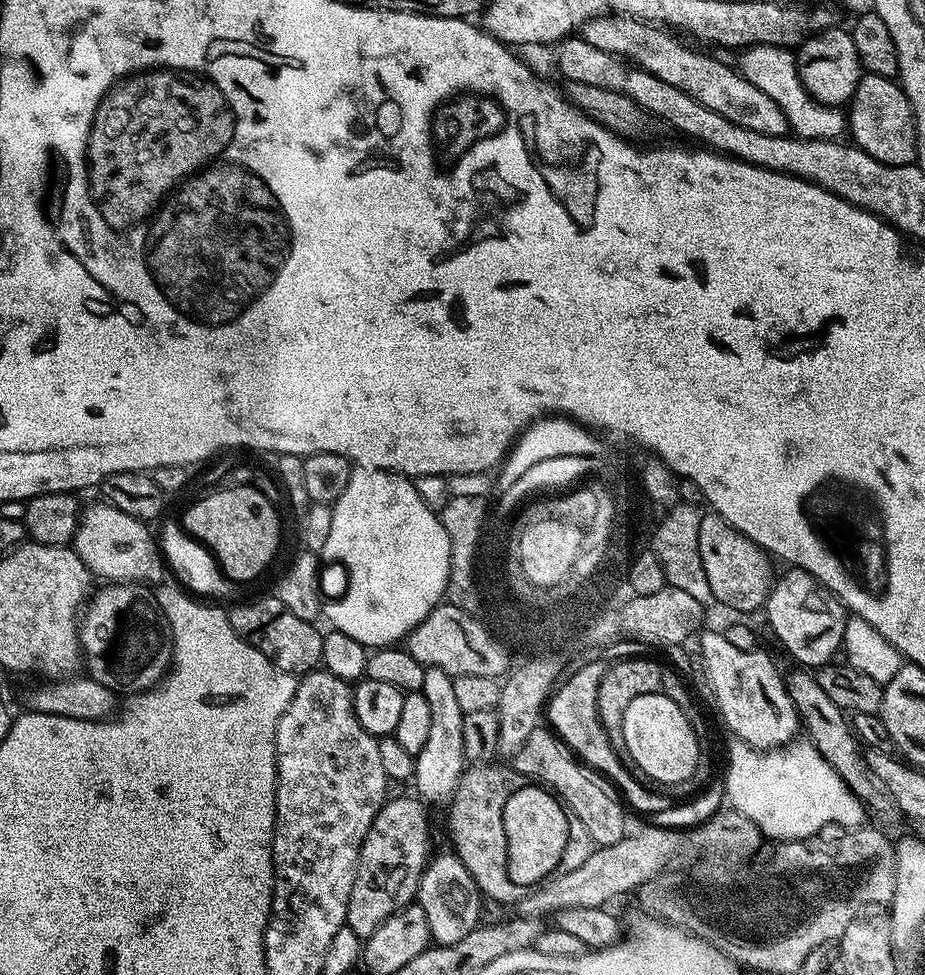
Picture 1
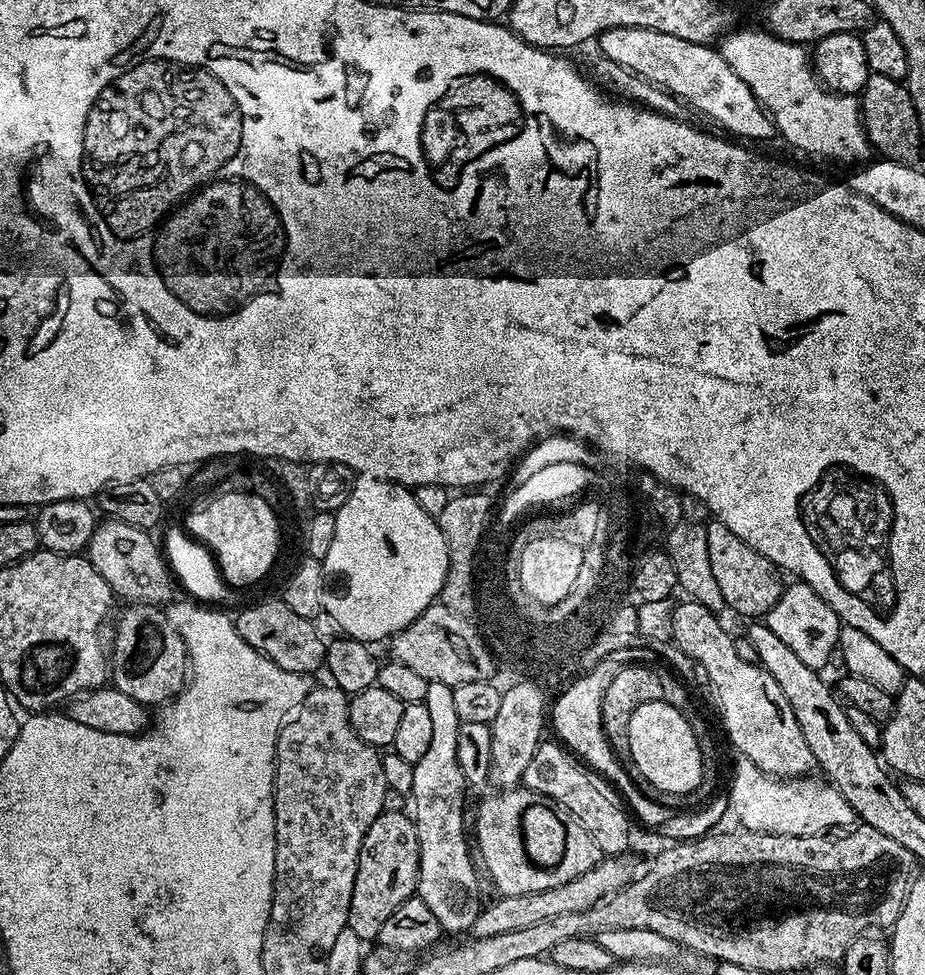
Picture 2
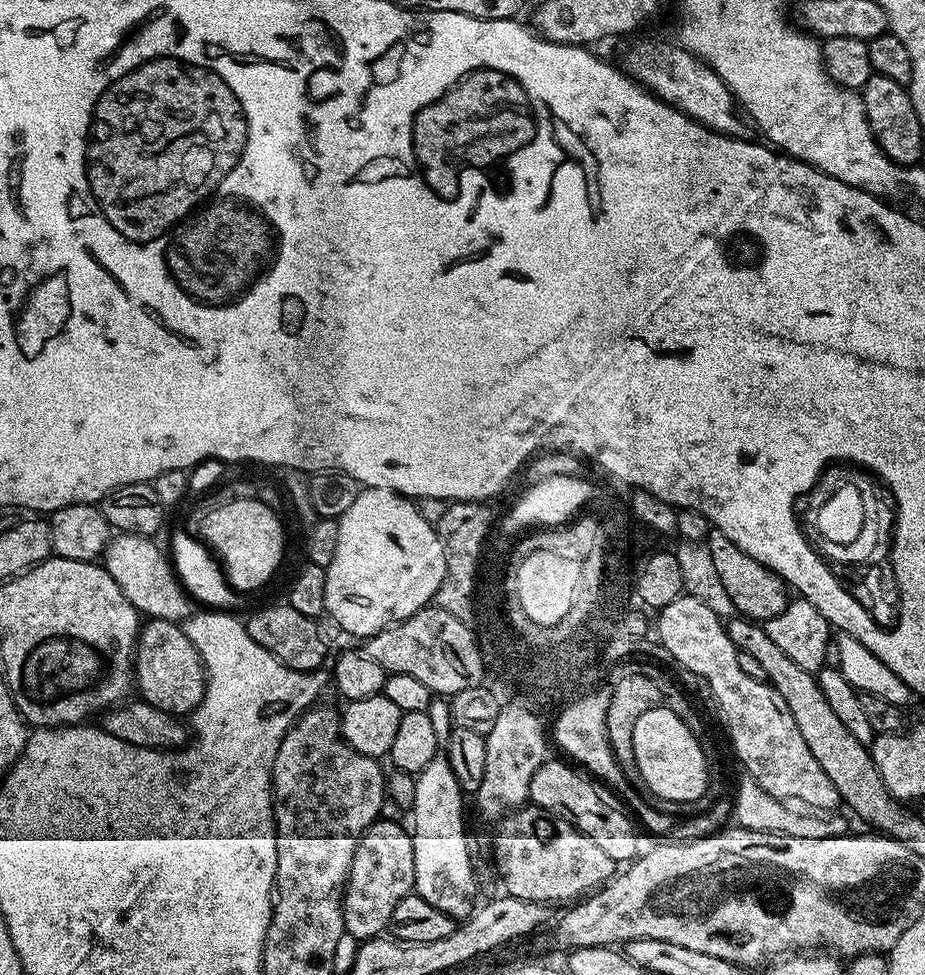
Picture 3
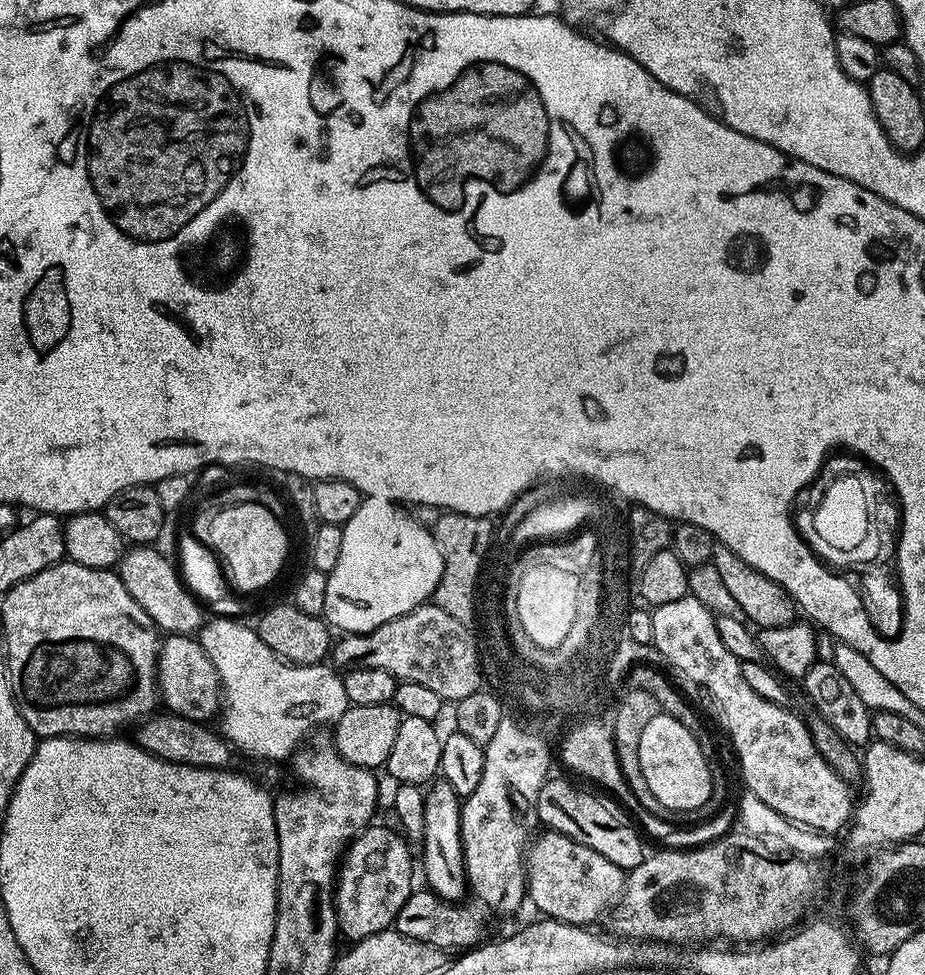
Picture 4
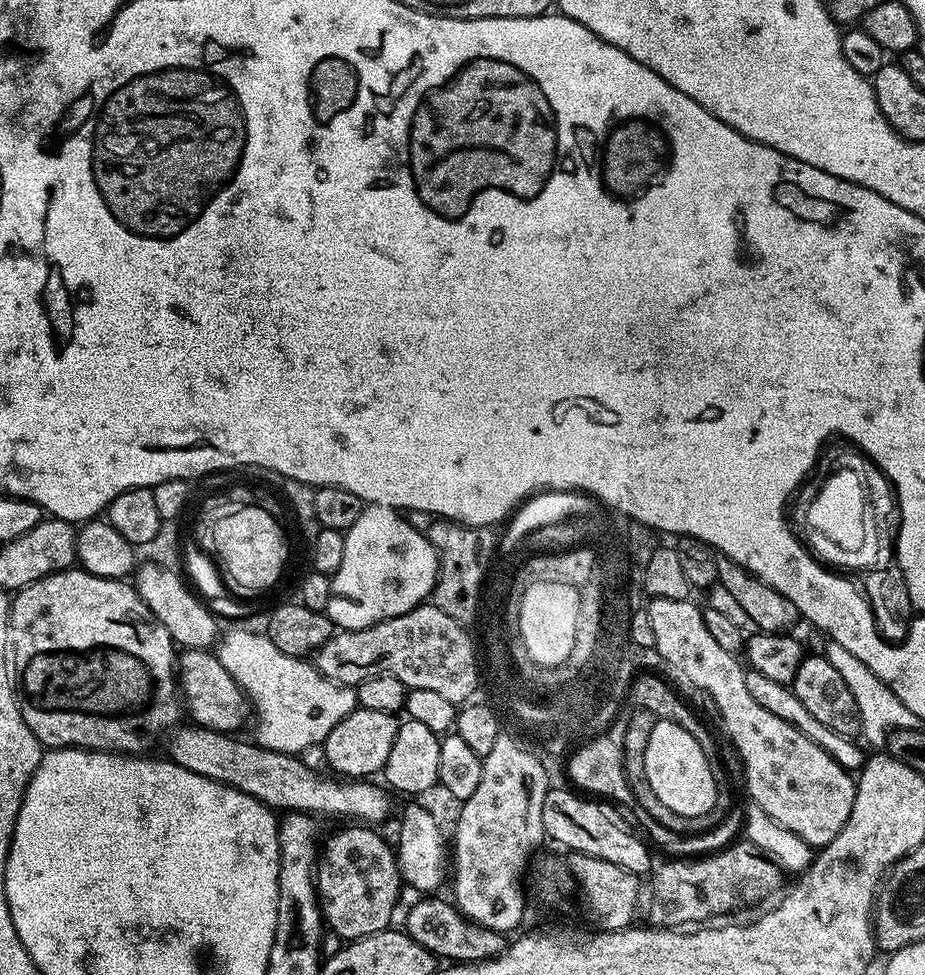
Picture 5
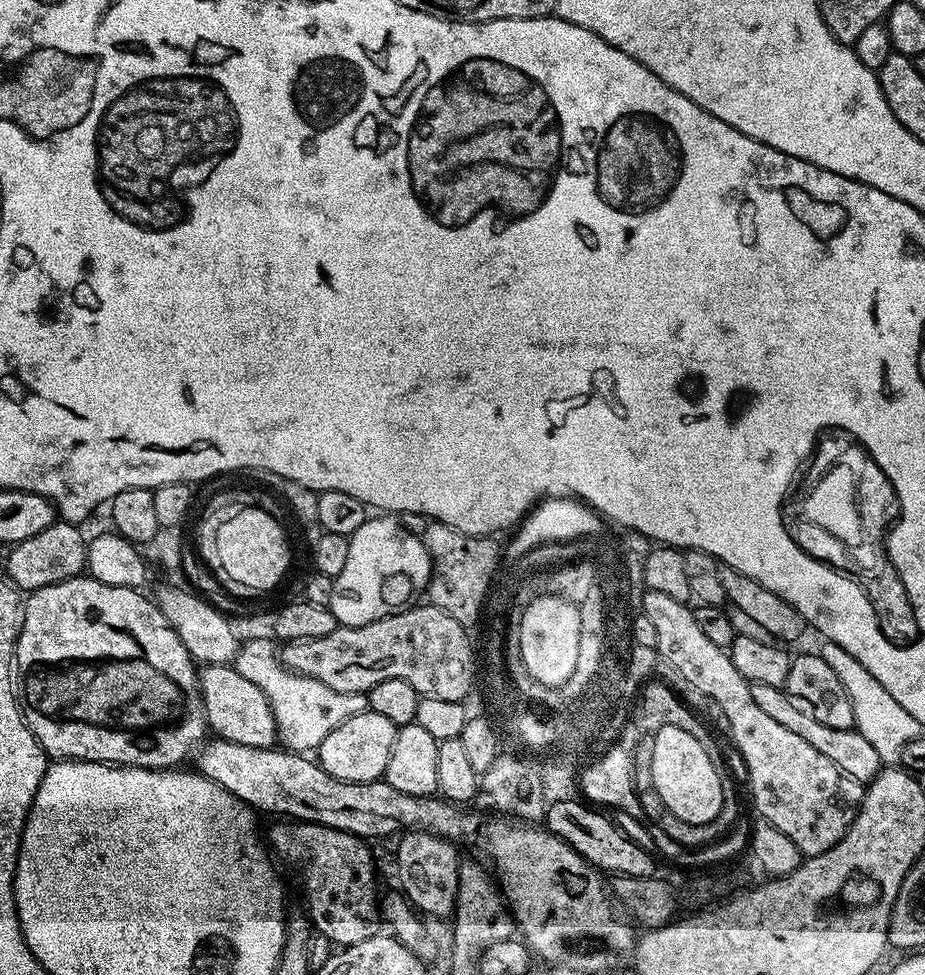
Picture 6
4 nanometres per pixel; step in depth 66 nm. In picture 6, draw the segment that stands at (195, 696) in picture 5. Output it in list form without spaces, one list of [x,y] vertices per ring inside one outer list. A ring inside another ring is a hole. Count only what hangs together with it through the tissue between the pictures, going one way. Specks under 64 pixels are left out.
[[[206,664],[199,669],[198,675],[200,677],[200,696],[204,700],[204,713],[213,737],[255,748],[270,748],[277,743],[276,723],[270,702],[266,694],[262,694],[259,686],[250,682],[250,678],[242,678],[242,674],[238,674],[238,670],[232,664]]]

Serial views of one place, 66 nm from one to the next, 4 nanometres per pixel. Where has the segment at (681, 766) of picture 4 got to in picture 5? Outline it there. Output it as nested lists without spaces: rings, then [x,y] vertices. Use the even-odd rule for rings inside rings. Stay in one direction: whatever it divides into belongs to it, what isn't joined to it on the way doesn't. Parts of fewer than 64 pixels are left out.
[[[657,720],[650,730],[650,742],[646,742],[644,761],[650,790],[654,790],[662,806],[670,806],[674,814],[694,818],[706,814],[715,806],[718,786],[714,782],[714,774],[710,774],[706,754],[702,754],[702,746],[698,746],[698,742],[694,742],[682,726],[669,720]]]

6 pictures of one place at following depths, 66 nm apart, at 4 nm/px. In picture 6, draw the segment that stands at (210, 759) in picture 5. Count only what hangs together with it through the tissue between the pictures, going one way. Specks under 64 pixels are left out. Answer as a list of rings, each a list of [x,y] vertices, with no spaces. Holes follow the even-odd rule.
[[[212,738],[195,753],[194,761],[199,775],[222,786],[257,813],[273,812],[276,818],[325,824],[343,832],[353,832],[361,838],[379,838],[391,831],[420,829],[443,836],[445,840],[461,842],[474,839],[480,832],[480,820],[474,813],[464,812],[468,810],[461,810],[443,798],[402,794],[402,790],[394,790],[394,786],[382,778],[365,784],[342,782],[326,774],[315,759],[308,758],[280,746],[255,748]]]

